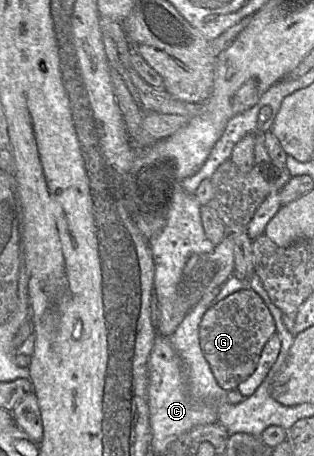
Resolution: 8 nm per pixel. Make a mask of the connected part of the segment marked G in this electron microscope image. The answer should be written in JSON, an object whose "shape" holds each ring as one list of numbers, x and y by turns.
{"shape":[[243,288,213,303,199,325,200,346,219,386,236,389,256,369,263,347,276,333,275,320,263,299,251,288]]}

